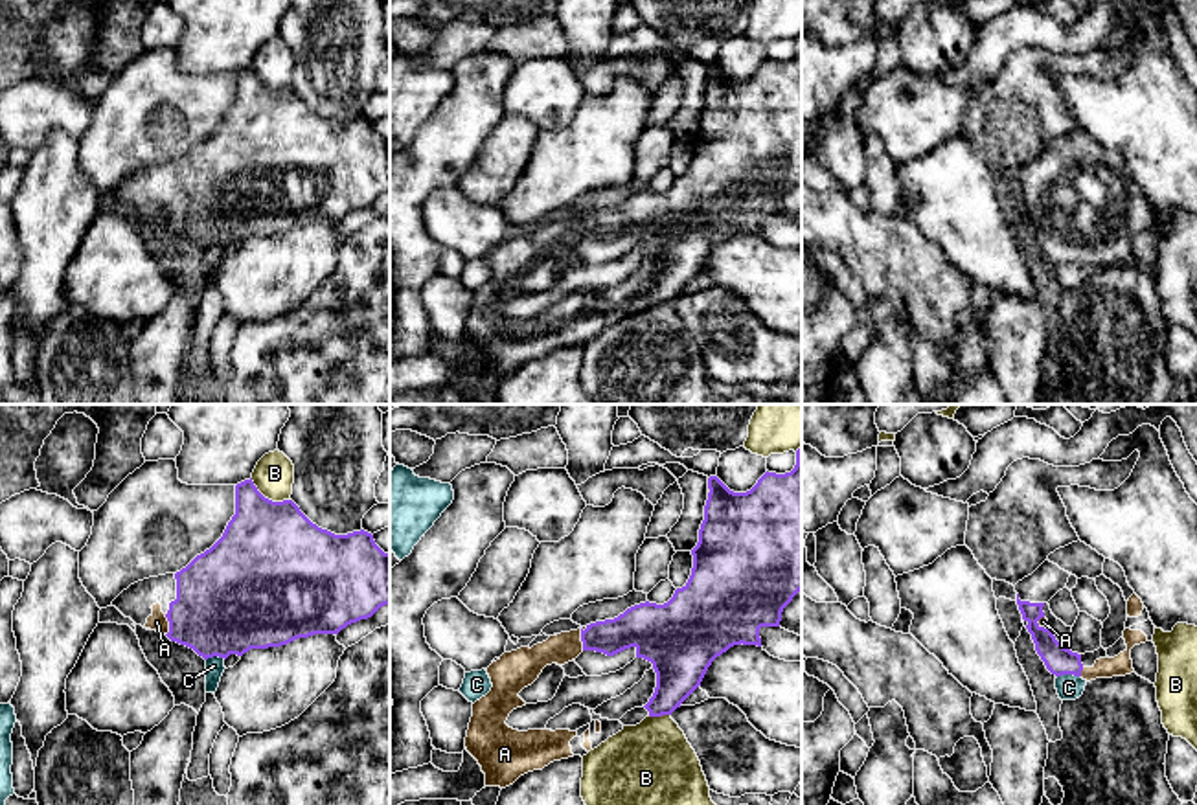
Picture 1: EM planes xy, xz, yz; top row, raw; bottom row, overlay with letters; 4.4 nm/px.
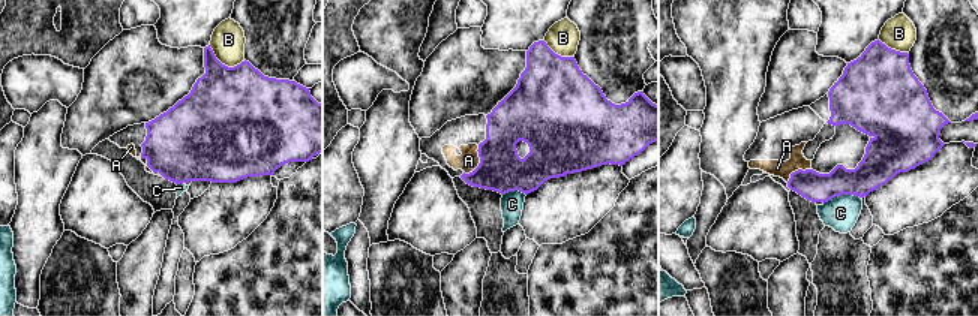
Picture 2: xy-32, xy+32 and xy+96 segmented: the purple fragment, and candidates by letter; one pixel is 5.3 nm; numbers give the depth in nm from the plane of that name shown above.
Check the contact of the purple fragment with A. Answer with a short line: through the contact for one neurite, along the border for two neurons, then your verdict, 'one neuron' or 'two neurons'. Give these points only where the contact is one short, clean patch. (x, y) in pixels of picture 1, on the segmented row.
xz (637, 627), (613, 636), (581, 640), (559, 649) | one neuron

